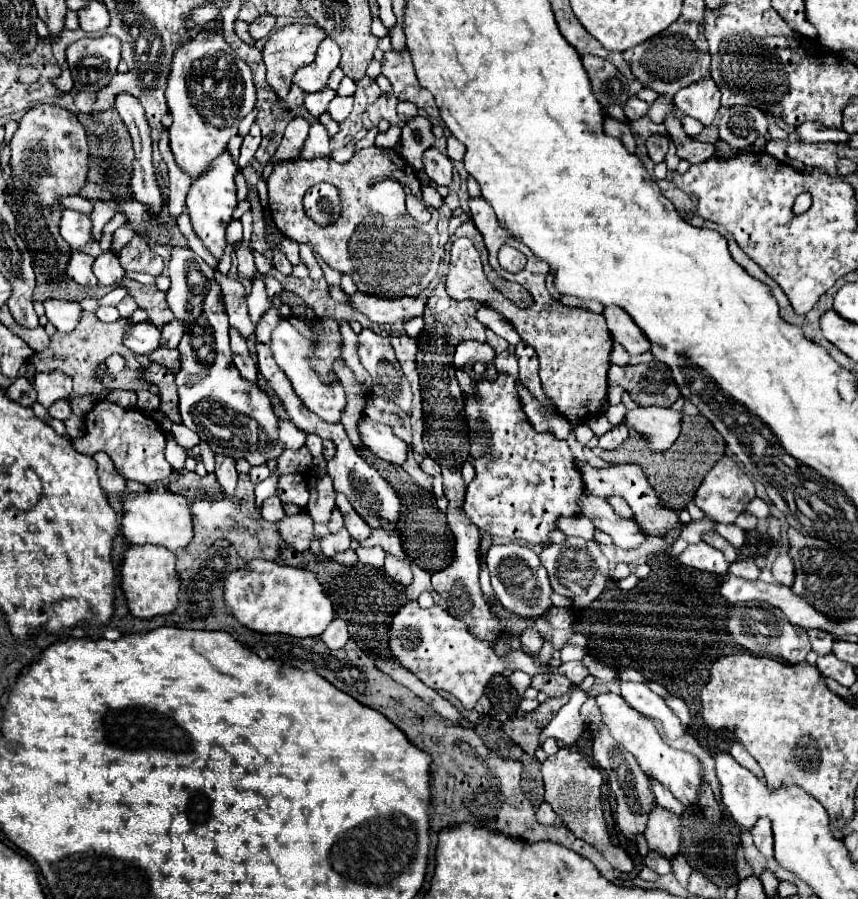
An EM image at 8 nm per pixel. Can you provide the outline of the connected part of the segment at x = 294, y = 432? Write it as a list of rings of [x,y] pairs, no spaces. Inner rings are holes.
[[[280,419],[280,423],[280,441],[286,445],[286,449],[300,449],[306,443],[306,433],[288,421]]]

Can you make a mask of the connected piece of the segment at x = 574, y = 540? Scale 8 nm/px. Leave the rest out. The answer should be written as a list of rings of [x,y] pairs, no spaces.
[[[566,537],[564,543],[550,543],[540,553],[540,563],[546,567],[550,575],[550,585],[554,593],[572,599],[580,607],[590,605],[606,587],[608,579],[608,559],[600,551],[596,541],[586,541],[582,537]]]

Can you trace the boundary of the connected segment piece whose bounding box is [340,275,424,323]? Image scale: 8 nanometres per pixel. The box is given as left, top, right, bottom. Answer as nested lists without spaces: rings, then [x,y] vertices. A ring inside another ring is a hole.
[[[342,275],[340,289],[348,295],[348,303],[376,323],[394,323],[420,317],[424,313],[424,301],[414,297],[402,299],[382,299],[366,293],[358,293],[350,275]]]

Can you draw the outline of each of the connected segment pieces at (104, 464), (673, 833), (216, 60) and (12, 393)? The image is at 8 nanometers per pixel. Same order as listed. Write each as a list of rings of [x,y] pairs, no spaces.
[[[96,453],[92,455],[92,459],[98,463],[98,477],[100,477],[100,485],[106,493],[116,493],[116,495],[124,495],[126,493],[126,483],[124,479],[116,473],[112,459],[106,453]]]
[[[654,807],[654,811],[648,817],[648,827],[646,827],[648,849],[668,861],[674,859],[680,847],[680,831],[682,831],[682,823],[678,815],[662,807]]]
[[[212,23],[174,51],[166,81],[166,101],[172,117],[170,149],[180,169],[192,179],[206,173],[210,163],[226,149],[228,139],[238,133],[238,123],[254,109],[256,87],[250,67],[236,55]]]
[[[24,377],[14,379],[14,383],[6,389],[6,395],[8,395],[12,401],[16,401],[16,403],[24,405],[24,407],[32,407],[32,405],[36,403],[34,387],[32,387],[32,385],[30,385],[30,381],[28,381],[28,379],[24,379]]]

